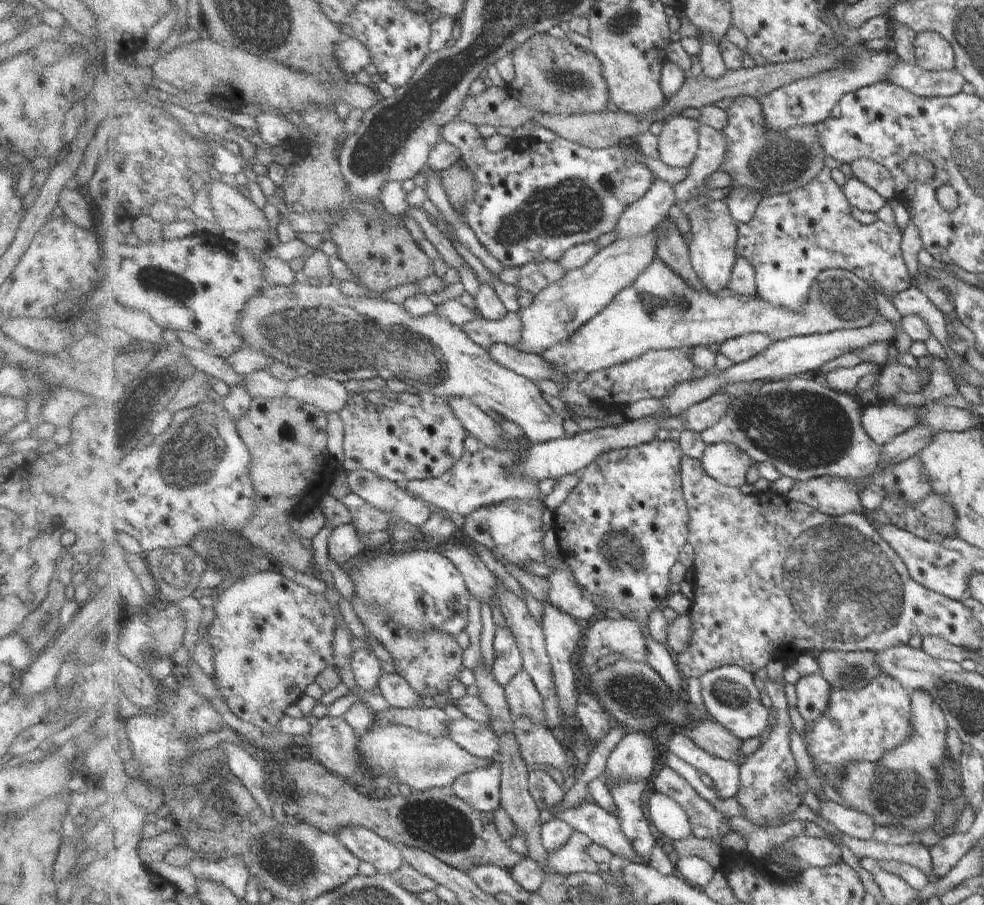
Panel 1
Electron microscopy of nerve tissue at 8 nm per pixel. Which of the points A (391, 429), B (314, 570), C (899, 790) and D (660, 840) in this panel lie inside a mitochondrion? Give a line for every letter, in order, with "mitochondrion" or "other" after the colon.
A: other
B: other
C: mitochondrion
D: other

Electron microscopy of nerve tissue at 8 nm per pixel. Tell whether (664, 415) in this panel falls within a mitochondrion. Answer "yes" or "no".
no

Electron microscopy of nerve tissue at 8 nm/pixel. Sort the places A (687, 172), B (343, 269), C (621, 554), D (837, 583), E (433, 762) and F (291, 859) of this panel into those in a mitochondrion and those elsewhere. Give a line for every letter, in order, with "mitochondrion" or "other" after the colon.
A: other
B: other
C: mitochondrion
D: mitochondrion
E: mitochondrion
F: mitochondrion

